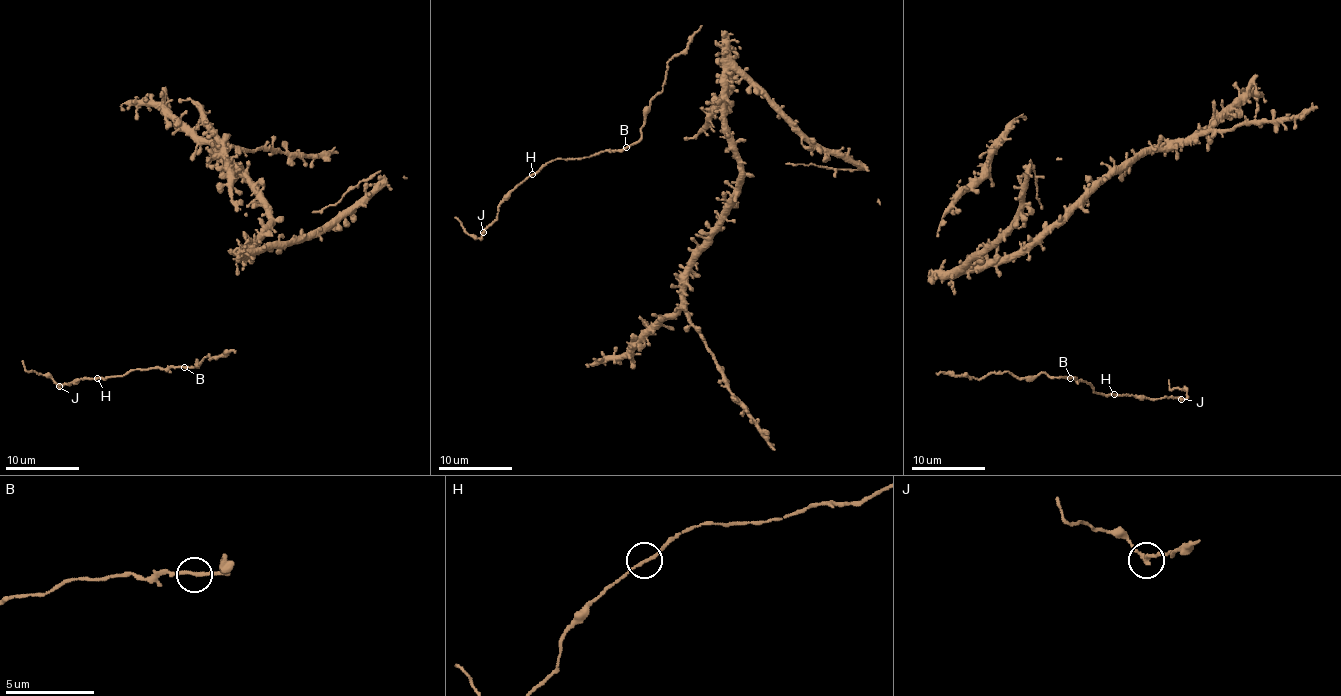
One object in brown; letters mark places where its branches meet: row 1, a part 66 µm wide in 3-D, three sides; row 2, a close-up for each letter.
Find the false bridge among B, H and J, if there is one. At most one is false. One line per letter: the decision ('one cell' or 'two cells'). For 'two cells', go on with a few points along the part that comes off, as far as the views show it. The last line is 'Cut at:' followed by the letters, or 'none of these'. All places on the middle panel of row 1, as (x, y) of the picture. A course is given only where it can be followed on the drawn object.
B: one cell
H: one cell
J: one cell
Cut at: none of these

